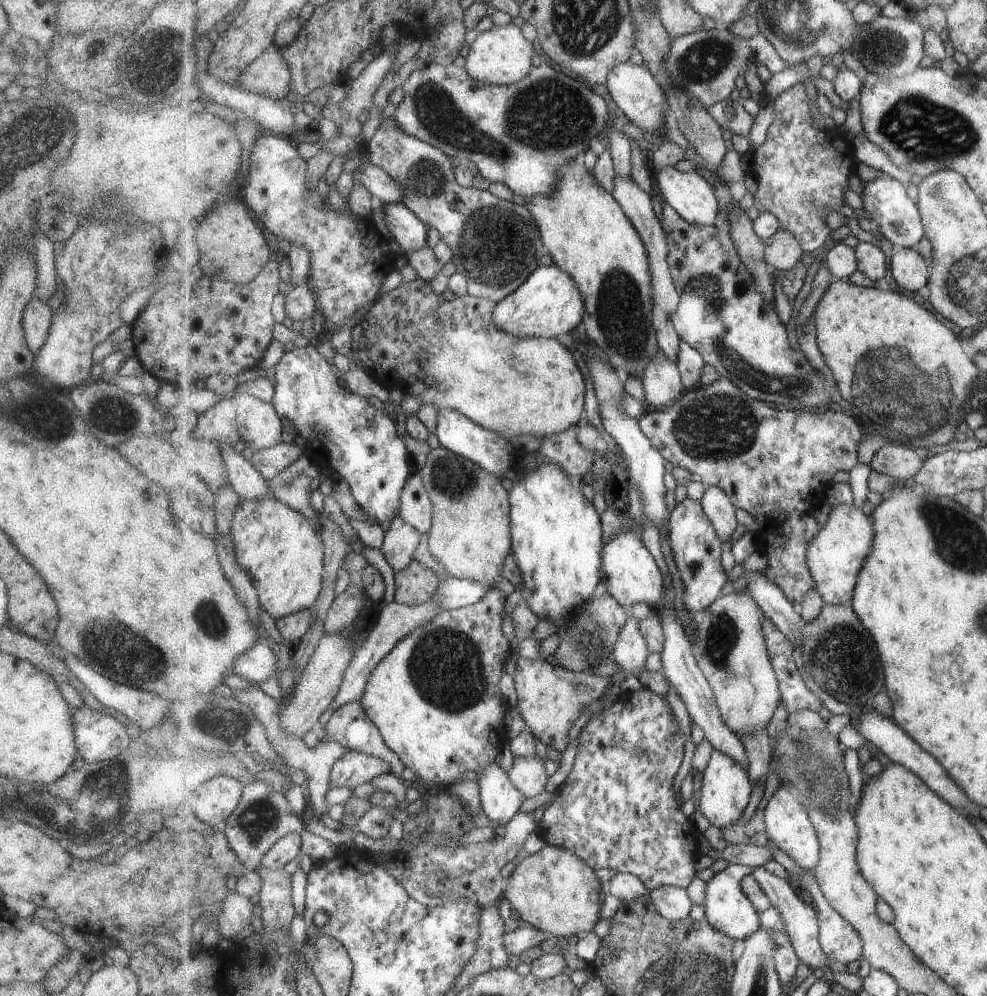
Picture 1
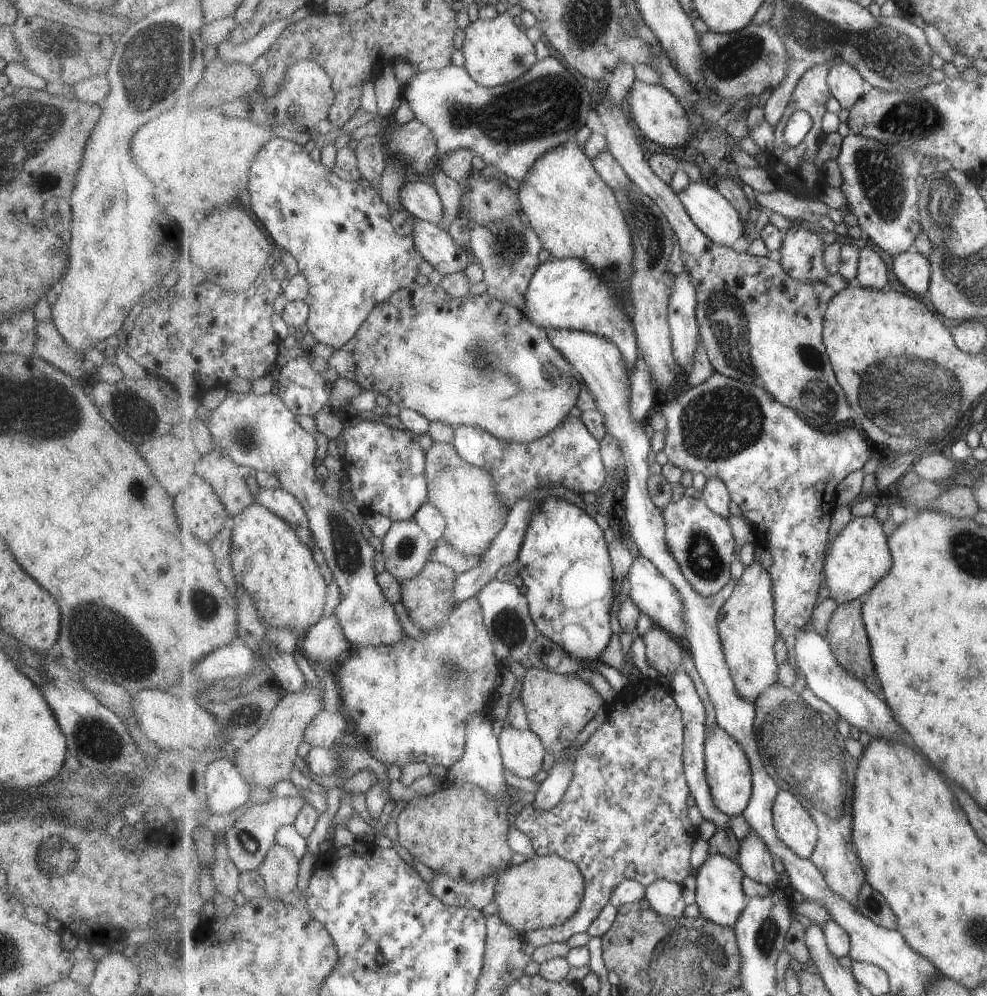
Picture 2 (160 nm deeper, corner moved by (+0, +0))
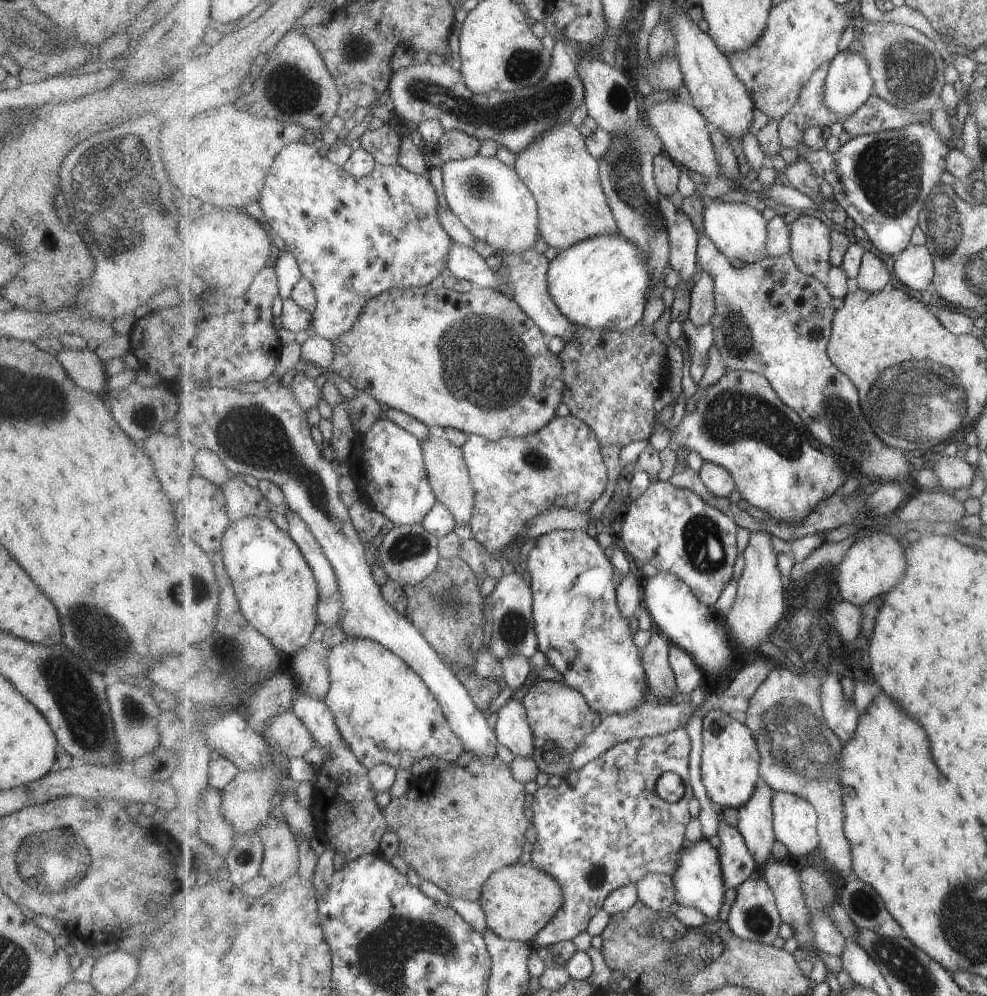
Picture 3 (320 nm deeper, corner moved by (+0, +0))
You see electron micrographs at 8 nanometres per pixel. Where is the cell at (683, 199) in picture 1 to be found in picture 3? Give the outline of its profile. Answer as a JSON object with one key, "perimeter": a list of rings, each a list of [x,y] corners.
{"perimeter":[[[715,202],[703,208],[703,226],[707,237],[730,260],[738,259],[747,265],[770,256],[767,252],[768,224],[769,221],[765,220],[761,211],[747,202]]]}

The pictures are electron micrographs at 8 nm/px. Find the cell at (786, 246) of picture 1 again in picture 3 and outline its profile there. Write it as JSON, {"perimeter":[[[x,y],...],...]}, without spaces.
{"perimeter":[[[800,215],[791,224],[791,256],[809,276],[825,280],[832,267],[832,230],[815,216]]]}

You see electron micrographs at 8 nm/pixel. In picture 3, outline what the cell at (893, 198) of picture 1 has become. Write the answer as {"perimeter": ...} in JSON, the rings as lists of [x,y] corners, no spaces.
{"perimeter":[[[929,121],[852,137],[832,153],[822,146],[812,151],[804,140],[797,148],[799,158],[807,159],[818,176],[833,185],[835,200],[847,216],[865,230],[879,251],[889,256],[900,255],[910,246],[929,195],[948,172],[947,158],[952,150],[953,145],[947,144]]]}

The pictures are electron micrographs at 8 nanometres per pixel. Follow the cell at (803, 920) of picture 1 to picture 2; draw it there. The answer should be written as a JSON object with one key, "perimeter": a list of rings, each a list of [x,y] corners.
{"perimeter":[[[750,828],[749,834],[739,843],[738,854],[738,862],[746,876],[772,888],[779,873],[776,871],[771,849],[757,831]]]}

